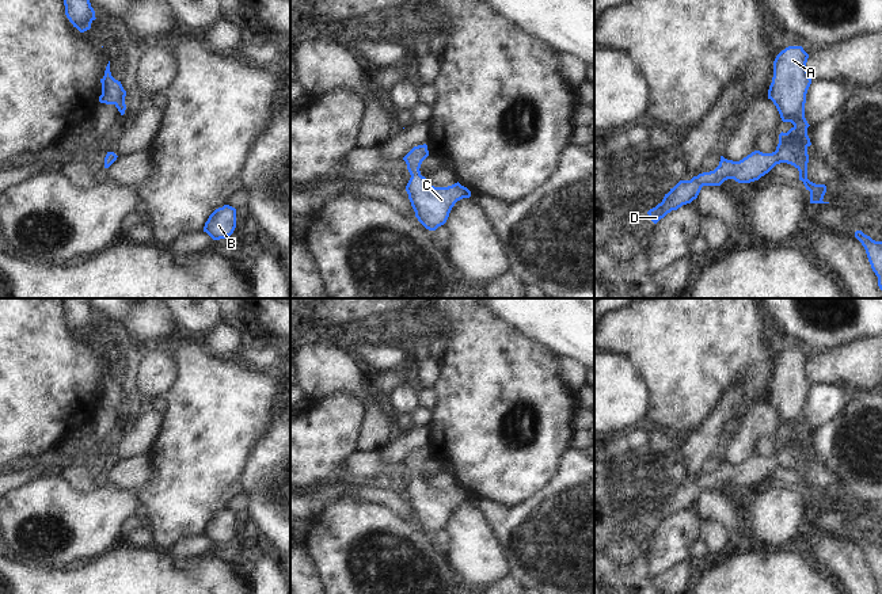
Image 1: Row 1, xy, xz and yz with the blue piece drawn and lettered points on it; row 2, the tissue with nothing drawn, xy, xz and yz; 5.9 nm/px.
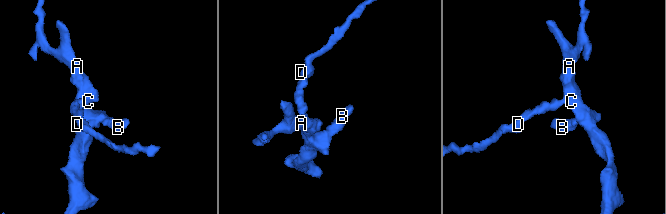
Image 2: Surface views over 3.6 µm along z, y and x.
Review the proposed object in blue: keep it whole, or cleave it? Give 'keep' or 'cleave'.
keep

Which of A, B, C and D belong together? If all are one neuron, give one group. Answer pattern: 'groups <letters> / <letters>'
groups A B C D

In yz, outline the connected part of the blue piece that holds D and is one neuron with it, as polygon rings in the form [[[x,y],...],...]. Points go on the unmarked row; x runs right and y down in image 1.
[[[788,350],[773,365],[768,403],[776,410],[782,424],[794,429],[787,437],[779,438],[776,454],[772,457],[754,454],[740,465],[721,460],[719,469],[714,475],[699,477],[691,484],[680,484],[665,498],[661,507],[647,515],[654,528],[672,514],[696,503],[703,490],[721,490],[727,483],[750,487],[780,467],[791,468],[799,475],[799,484],[810,495],[810,507],[829,507],[822,504],[826,490],[807,483],[807,452],[811,449],[807,439],[810,429],[805,422],[806,397],[811,388],[806,370],[807,362],[809,358],[802,350]]]

